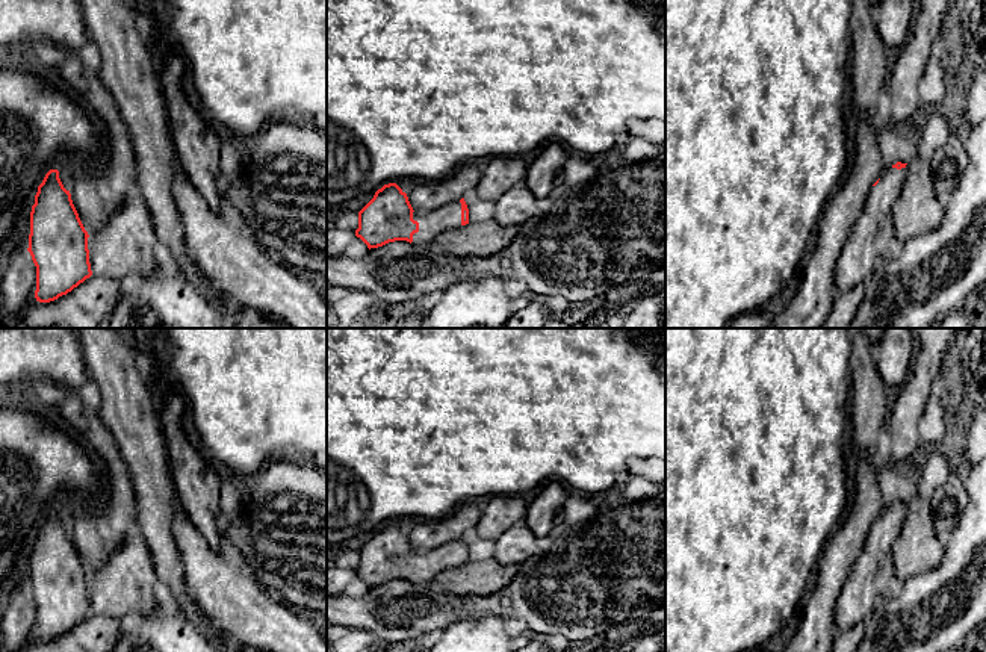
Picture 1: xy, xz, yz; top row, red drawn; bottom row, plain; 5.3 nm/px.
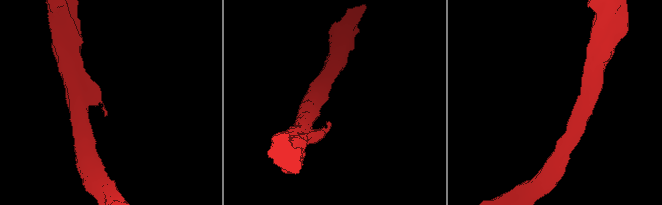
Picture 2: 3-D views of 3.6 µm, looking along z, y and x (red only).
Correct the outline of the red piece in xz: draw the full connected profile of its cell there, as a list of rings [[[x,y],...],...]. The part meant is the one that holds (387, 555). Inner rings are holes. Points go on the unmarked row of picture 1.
[[[389,522],[358,551],[355,575],[369,588],[395,579],[426,585],[437,573],[466,563],[469,548],[464,537],[439,548],[414,551],[407,532],[396,522]]]

